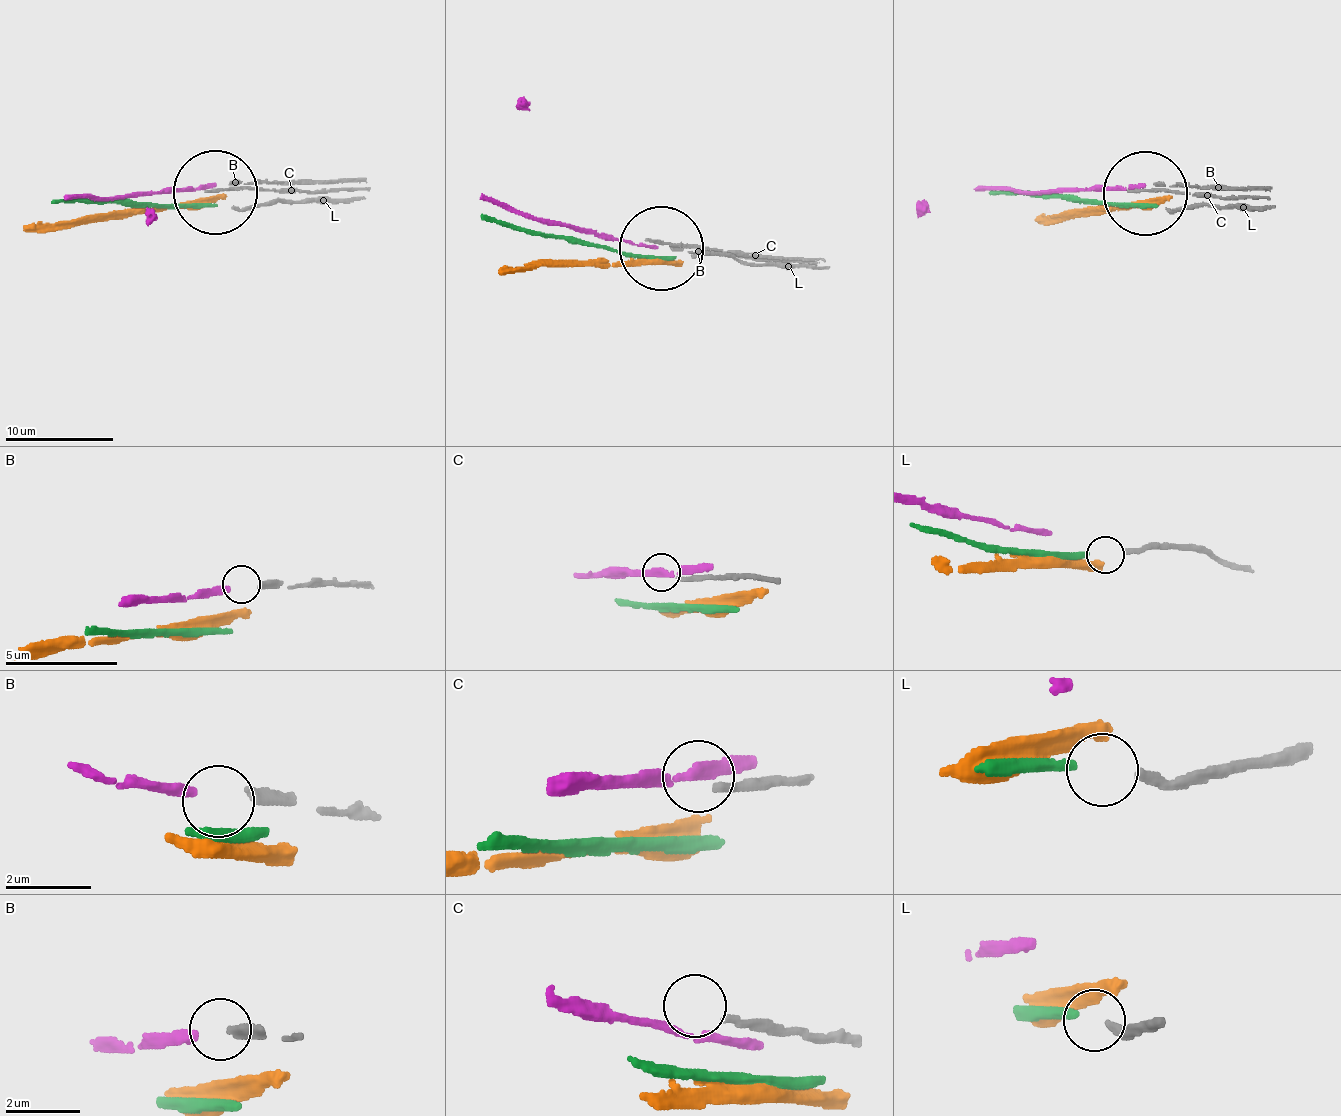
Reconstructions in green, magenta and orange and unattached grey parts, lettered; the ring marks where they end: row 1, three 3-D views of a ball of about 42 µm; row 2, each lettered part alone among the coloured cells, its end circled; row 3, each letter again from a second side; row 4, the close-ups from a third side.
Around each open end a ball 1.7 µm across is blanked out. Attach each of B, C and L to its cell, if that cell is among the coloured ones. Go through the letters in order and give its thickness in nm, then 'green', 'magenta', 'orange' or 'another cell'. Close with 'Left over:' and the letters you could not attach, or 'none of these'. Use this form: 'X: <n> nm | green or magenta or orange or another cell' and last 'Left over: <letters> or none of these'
B: 240 nm | magenta
C: 180 nm | another cell
L: 240 nm | green
Left over: C

